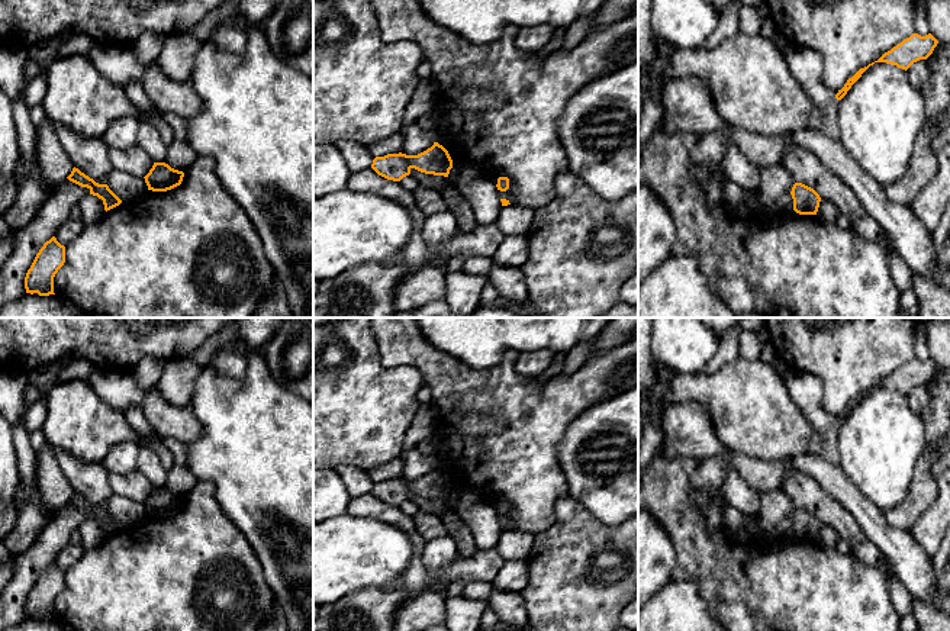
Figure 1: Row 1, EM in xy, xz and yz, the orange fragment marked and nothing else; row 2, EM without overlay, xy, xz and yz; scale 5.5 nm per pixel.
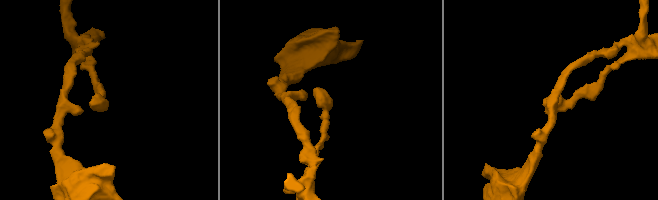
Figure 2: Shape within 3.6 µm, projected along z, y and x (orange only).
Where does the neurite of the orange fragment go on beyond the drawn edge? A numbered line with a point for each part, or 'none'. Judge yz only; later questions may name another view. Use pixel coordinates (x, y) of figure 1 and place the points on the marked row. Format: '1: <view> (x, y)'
none

